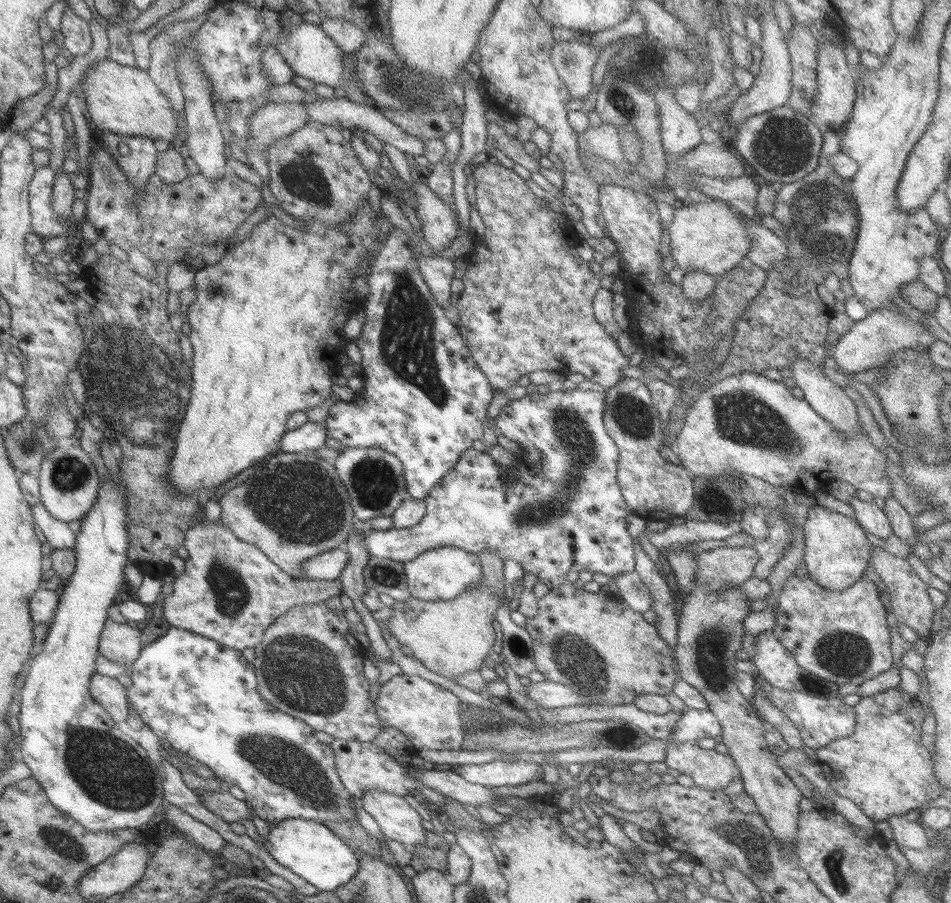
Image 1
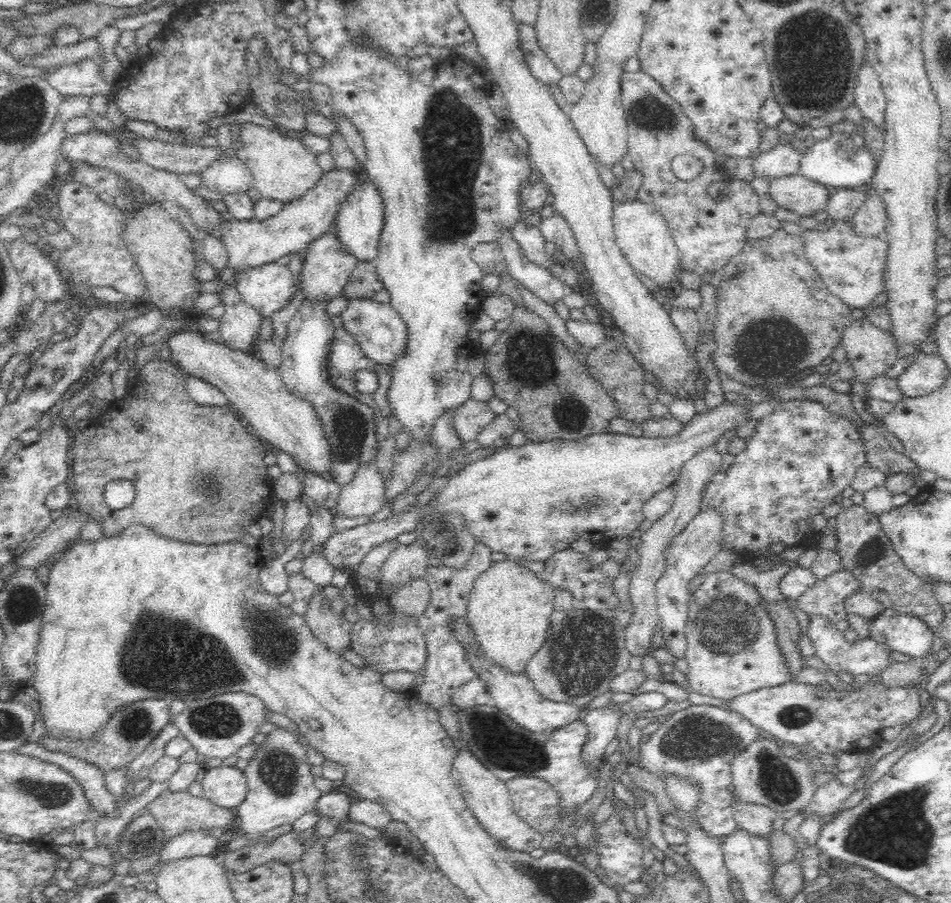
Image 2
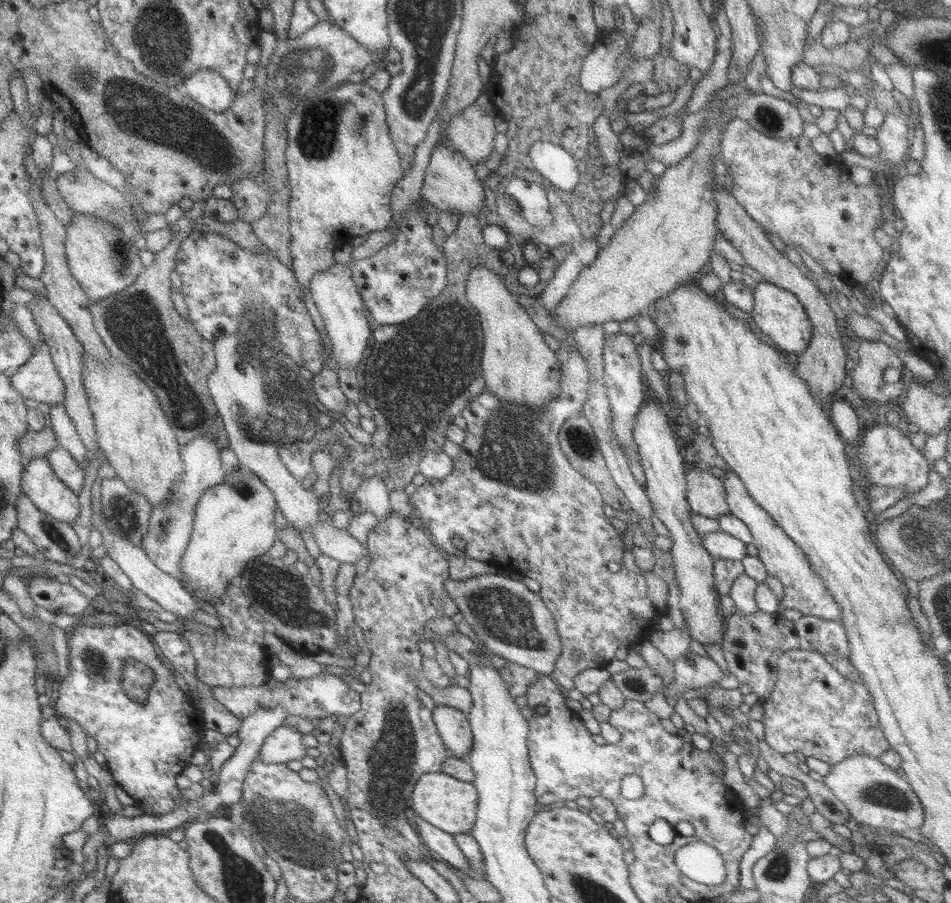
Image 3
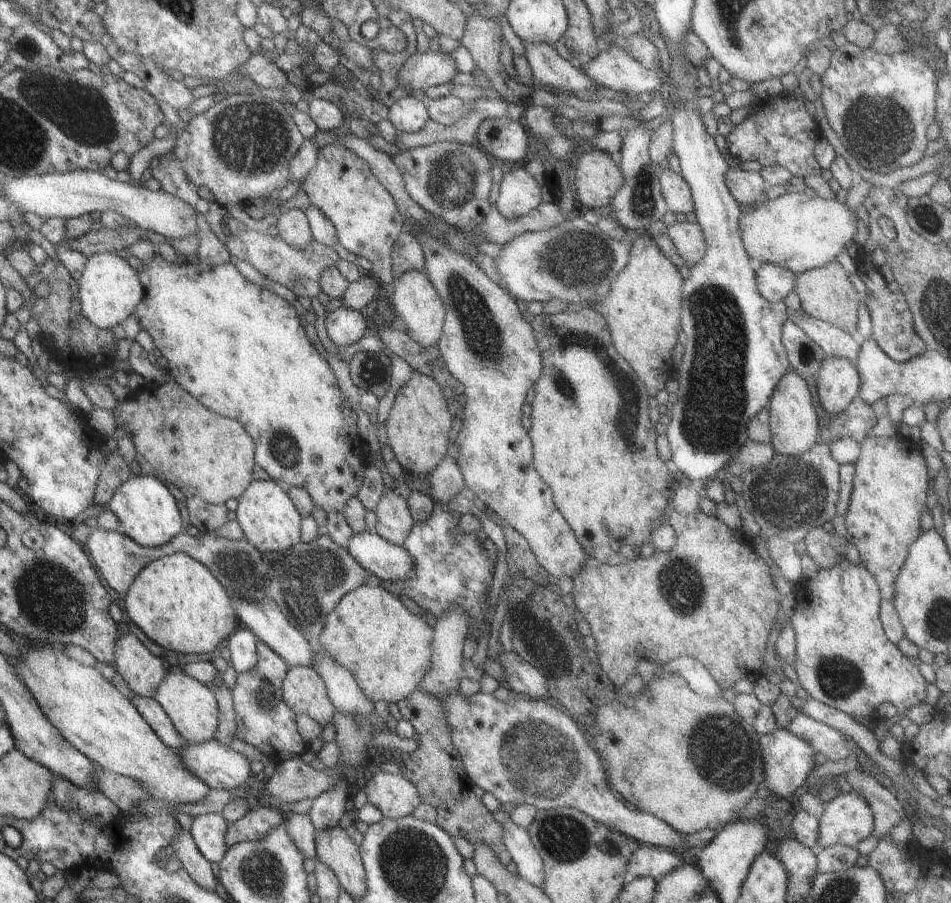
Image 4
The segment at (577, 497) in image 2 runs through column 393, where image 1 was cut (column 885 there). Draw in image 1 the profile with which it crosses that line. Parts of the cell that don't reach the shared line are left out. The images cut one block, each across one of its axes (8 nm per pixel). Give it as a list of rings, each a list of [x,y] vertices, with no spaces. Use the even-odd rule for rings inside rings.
[[[855,498],[848,503],[854,510],[856,522],[871,536],[888,538],[893,535],[891,524],[886,513],[878,508],[874,502],[866,503]]]

